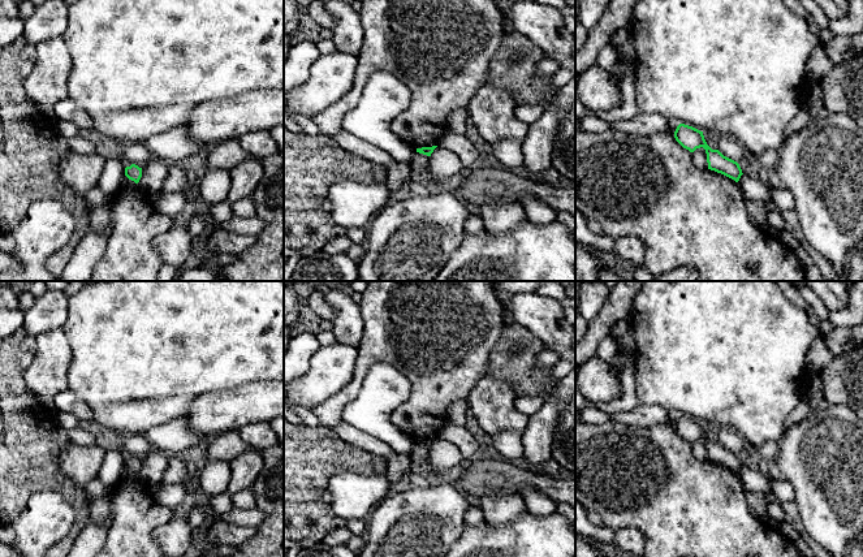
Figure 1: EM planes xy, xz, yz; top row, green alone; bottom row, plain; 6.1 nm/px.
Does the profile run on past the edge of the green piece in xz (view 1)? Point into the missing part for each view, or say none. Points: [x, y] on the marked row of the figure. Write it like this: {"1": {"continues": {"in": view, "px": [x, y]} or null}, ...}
{"1": {"continues": null}}

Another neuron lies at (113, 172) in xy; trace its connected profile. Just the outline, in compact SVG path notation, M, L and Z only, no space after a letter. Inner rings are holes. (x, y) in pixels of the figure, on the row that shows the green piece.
M121 156L107 159L95 189L104 194L116 194L125 177L125 168L126 165Z

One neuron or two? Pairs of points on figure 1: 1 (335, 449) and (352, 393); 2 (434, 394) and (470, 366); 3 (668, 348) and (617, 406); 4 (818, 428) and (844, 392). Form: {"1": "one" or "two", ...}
{"1": "two", "2": "one", "3": "two", "4": "two"}

